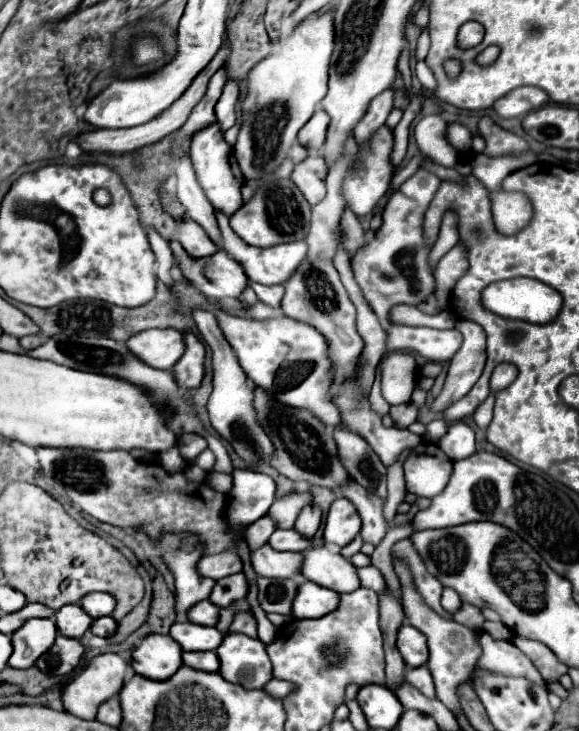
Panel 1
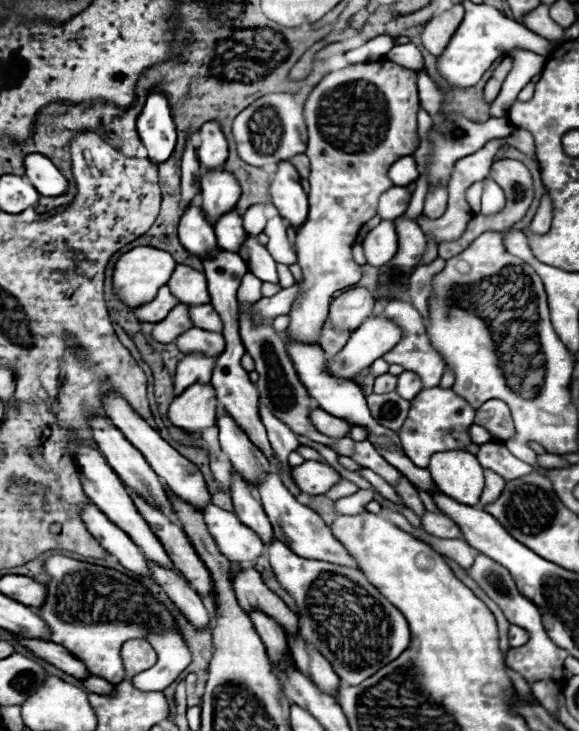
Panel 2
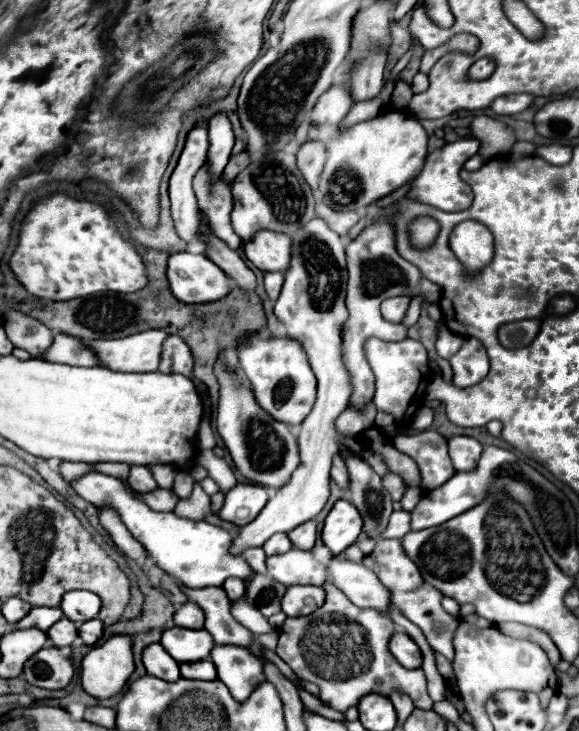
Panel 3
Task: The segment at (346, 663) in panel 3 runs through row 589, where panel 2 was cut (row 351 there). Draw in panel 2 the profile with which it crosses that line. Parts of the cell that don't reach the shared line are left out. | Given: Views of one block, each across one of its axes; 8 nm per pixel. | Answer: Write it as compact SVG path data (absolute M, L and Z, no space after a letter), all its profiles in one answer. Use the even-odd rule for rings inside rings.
M326 320L322 334L320 334L320 346L328 356L334 356L336 352L340 352L340 348L348 340L348 336L350 336L350 332L334 332Z

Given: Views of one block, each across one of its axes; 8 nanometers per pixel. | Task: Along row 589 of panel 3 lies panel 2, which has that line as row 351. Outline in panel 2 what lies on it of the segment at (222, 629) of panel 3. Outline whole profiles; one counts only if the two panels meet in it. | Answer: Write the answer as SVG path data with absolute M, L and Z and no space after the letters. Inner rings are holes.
M190 328L176 338L176 346L182 352L204 352L208 356L218 356L224 350L224 338L220 332Z

